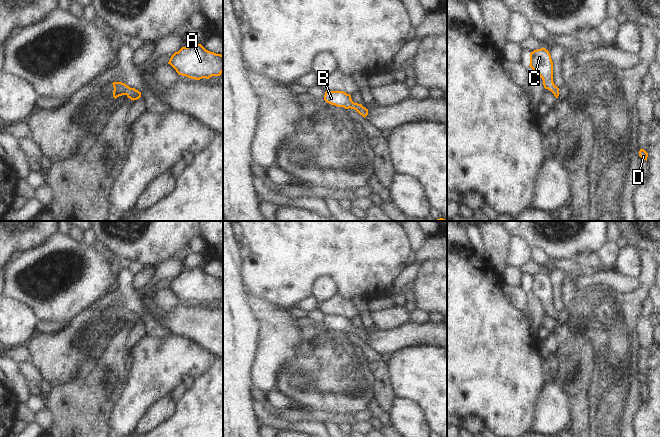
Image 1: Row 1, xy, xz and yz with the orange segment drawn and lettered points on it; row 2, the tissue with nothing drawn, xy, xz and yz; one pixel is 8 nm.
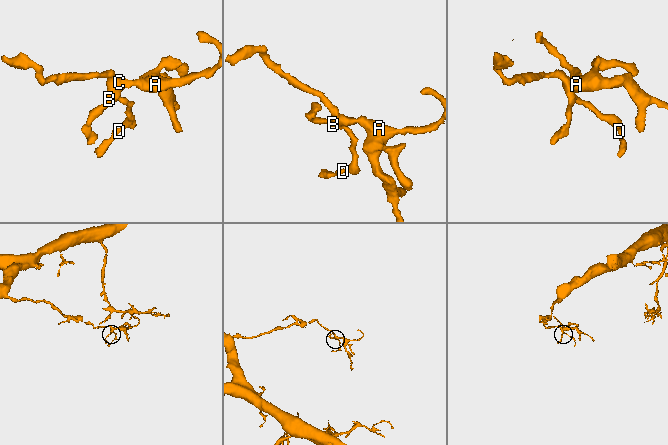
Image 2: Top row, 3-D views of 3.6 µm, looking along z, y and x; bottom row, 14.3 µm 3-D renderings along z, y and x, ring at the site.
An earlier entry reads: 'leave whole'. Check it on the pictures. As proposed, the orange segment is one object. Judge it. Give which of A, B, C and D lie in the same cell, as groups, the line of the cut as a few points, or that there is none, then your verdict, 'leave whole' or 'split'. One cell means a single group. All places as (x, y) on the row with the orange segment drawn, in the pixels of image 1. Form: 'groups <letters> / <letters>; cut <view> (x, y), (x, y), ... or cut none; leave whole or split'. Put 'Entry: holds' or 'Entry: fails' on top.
Entry: holds
groups A B C D; cut none; leave whole

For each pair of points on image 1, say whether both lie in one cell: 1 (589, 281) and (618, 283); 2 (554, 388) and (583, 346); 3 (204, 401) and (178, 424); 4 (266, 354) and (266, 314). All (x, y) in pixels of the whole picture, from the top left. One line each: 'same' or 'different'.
1: same
2: different
3: same
4: same

